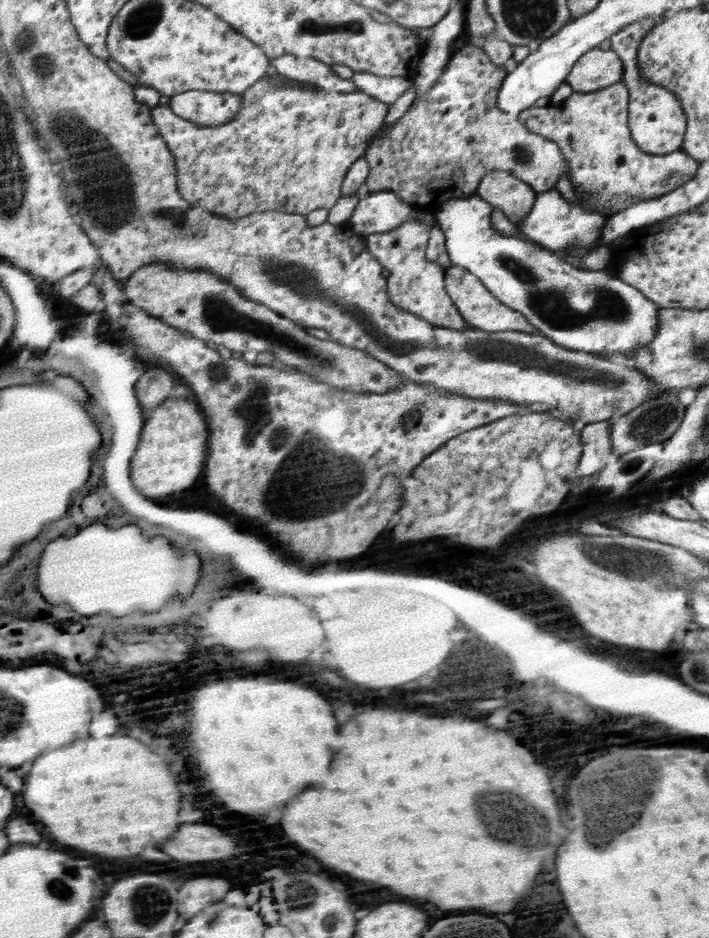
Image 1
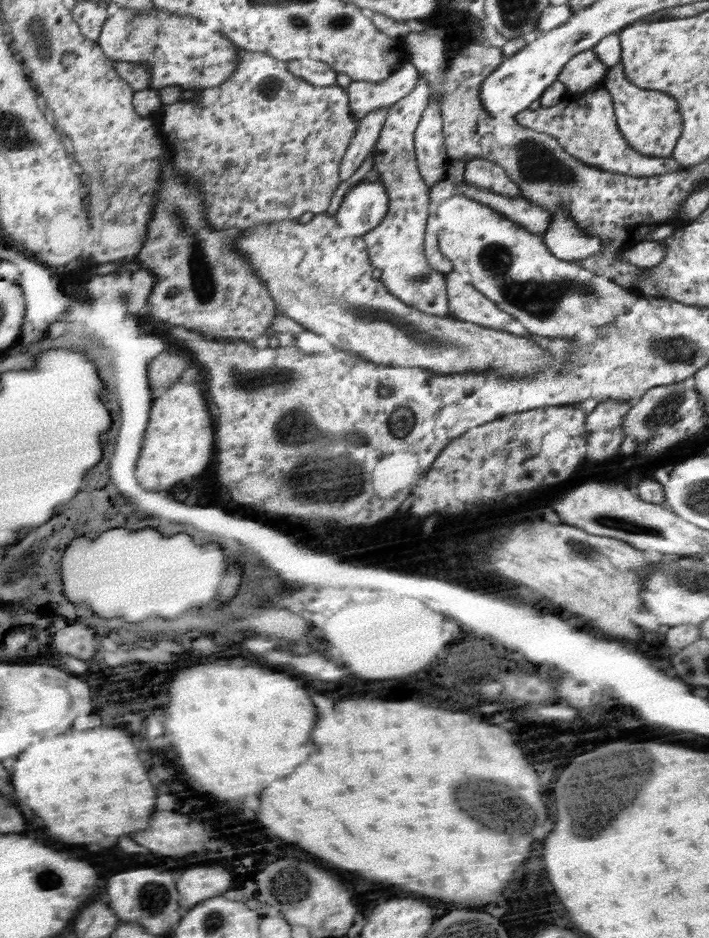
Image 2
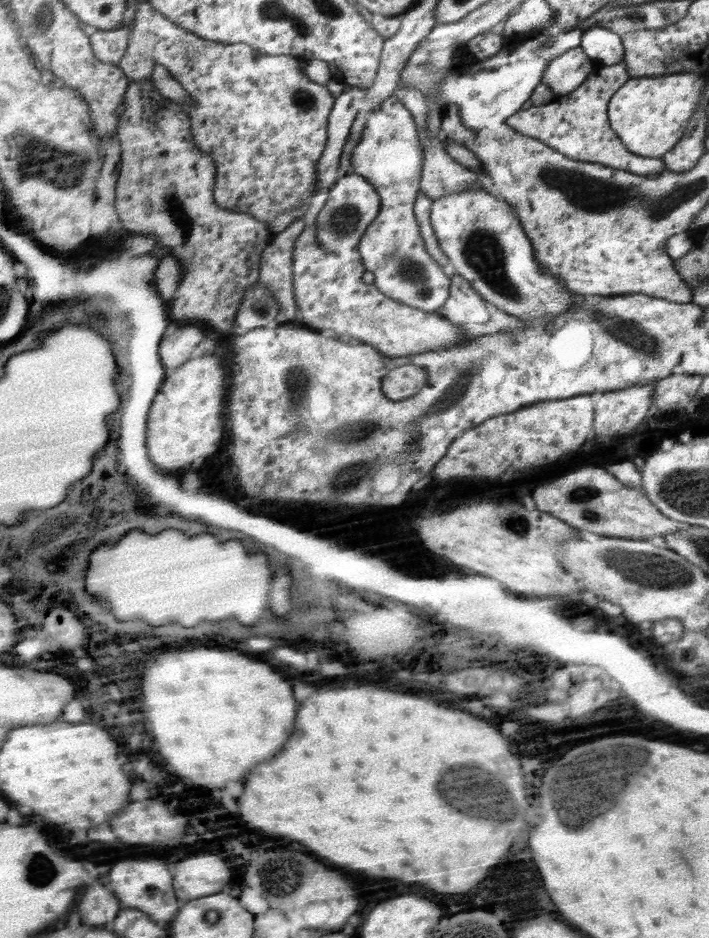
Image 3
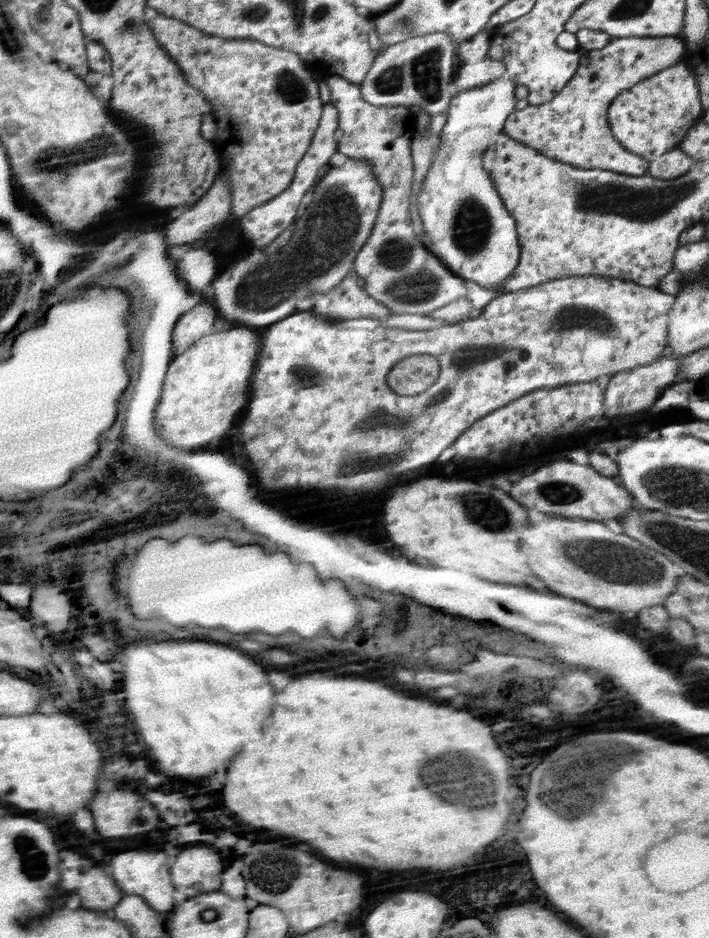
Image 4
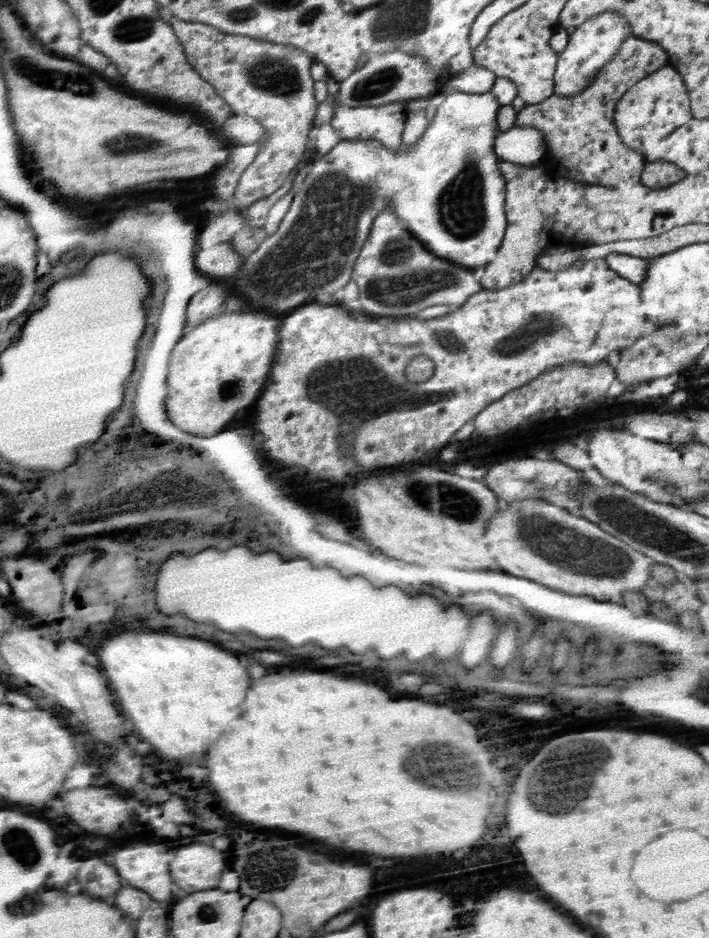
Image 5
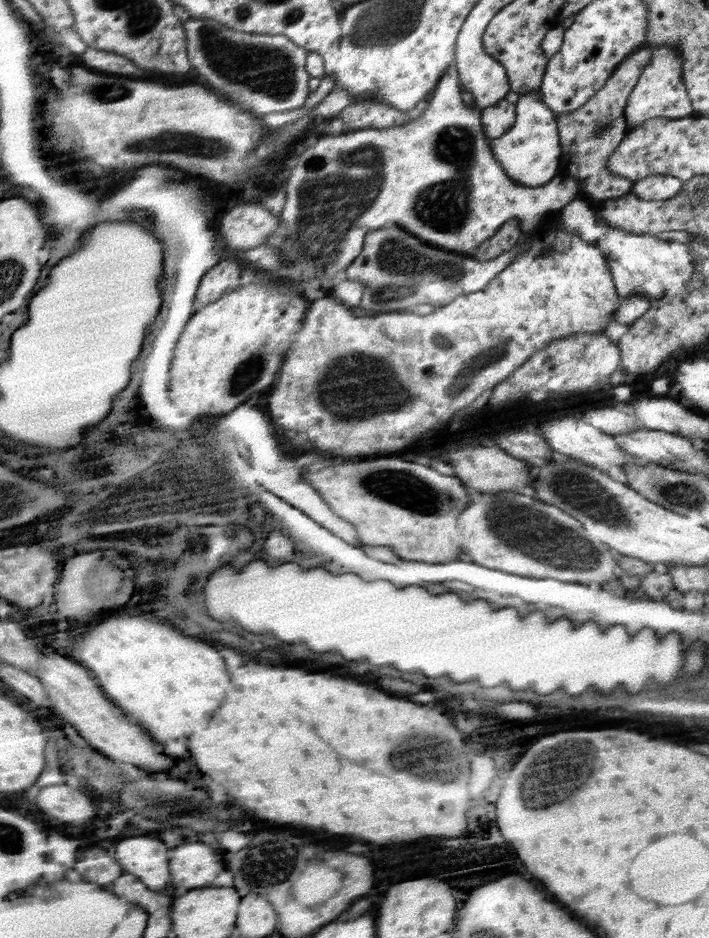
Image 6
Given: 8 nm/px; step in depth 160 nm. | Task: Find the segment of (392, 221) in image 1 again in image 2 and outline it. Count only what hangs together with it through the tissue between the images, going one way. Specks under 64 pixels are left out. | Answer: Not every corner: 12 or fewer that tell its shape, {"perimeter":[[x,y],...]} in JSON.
{"perimeter":[[363,180],[333,217],[344,234],[364,237],[381,224],[389,198]]}

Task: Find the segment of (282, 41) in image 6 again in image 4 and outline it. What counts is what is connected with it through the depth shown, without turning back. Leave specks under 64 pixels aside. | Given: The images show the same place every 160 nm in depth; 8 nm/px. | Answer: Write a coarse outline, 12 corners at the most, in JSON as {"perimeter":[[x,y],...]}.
{"perimeter":[[148,21],[209,100],[231,214],[286,190],[322,114],[299,54]]}

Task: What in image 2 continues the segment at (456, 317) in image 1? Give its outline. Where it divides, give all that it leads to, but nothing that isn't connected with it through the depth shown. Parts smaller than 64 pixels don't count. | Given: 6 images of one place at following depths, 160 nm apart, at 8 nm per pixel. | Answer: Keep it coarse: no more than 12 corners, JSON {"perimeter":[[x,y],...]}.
{"perimeter":[[422,79],[387,108],[373,168],[389,207],[364,241],[395,296],[451,314],[446,275],[425,257],[434,206],[417,162]]}

